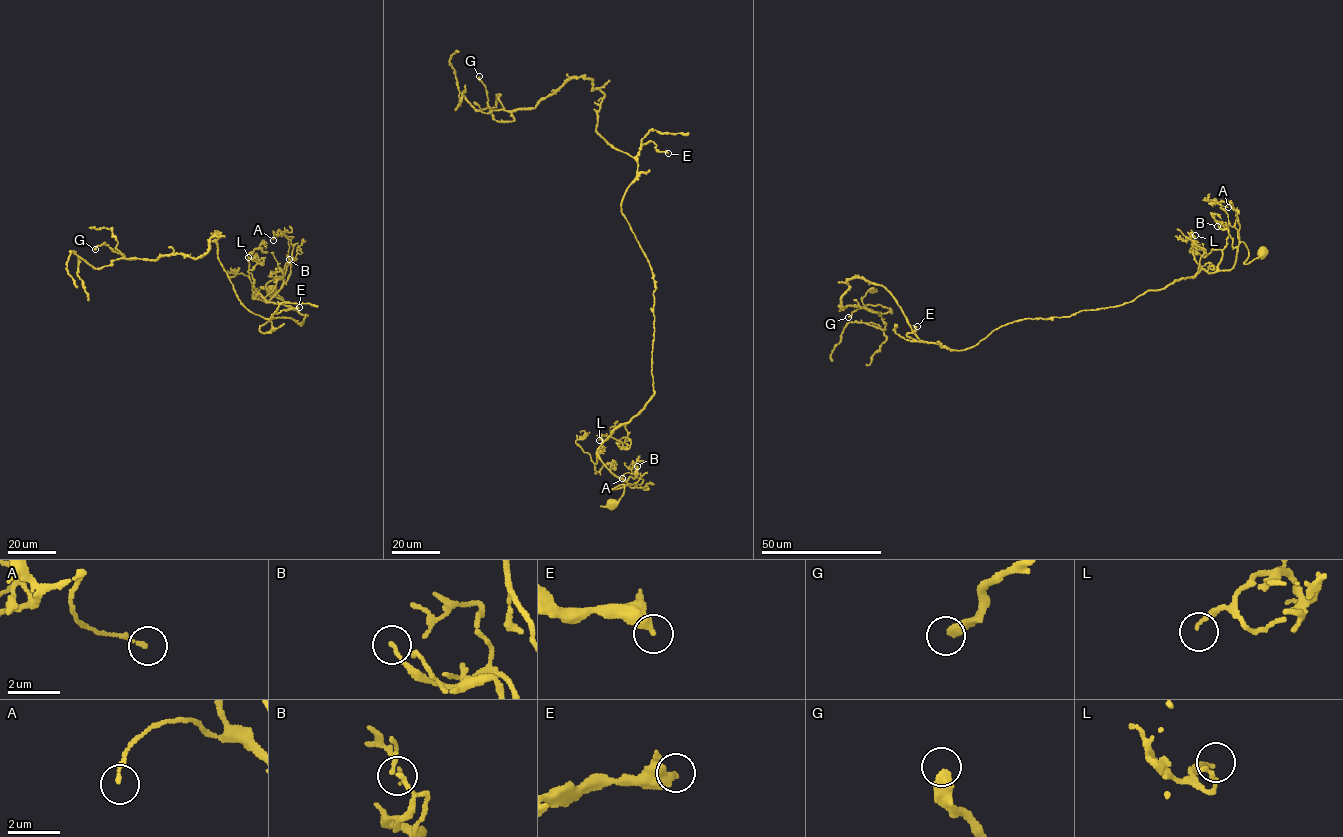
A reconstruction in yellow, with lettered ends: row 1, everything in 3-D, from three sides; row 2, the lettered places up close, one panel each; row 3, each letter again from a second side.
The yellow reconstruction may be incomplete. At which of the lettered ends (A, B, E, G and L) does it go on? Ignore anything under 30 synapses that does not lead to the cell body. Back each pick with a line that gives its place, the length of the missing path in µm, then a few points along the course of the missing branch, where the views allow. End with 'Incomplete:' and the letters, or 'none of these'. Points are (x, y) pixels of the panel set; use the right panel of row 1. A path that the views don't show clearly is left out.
Incomplete: none of these

